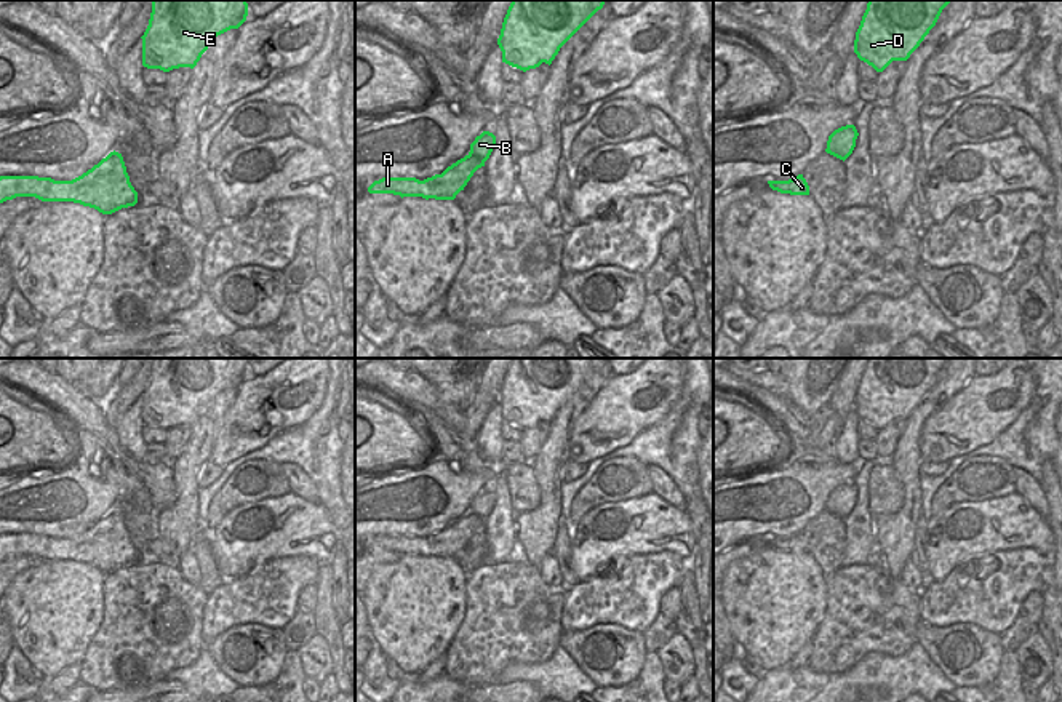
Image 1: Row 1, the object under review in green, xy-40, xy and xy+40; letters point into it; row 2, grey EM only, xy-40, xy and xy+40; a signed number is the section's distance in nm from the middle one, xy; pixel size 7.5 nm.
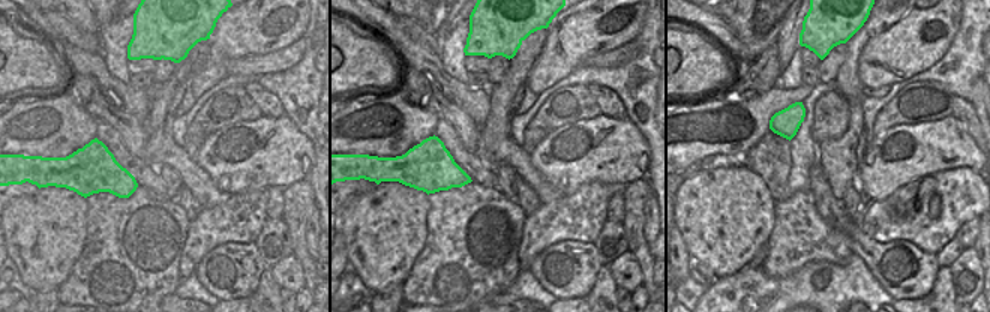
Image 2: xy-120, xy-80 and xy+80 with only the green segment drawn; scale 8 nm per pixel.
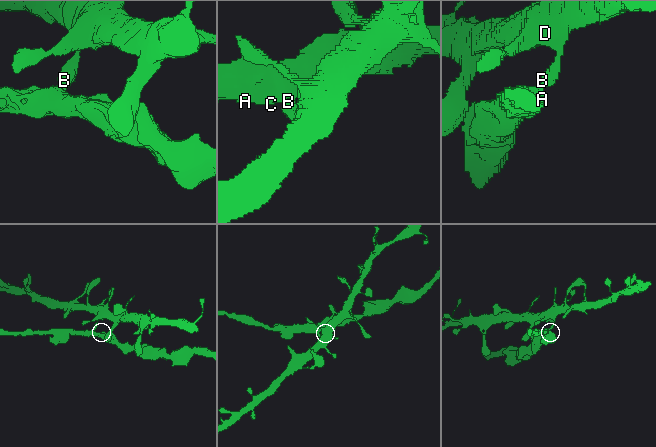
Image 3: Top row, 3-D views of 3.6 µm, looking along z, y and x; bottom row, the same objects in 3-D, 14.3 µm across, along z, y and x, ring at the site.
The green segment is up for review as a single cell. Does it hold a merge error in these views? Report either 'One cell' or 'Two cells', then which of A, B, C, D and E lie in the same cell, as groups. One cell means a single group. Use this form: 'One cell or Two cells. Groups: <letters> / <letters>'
Two cells. Groups: A C / B D E

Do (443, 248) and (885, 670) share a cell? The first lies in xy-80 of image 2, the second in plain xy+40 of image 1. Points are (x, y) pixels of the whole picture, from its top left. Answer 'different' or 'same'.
different

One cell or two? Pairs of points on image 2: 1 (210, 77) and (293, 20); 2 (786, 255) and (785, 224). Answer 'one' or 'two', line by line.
1: one
2: one

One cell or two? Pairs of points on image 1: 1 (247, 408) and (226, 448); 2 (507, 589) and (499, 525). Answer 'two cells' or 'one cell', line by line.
1: one cell
2: two cells

